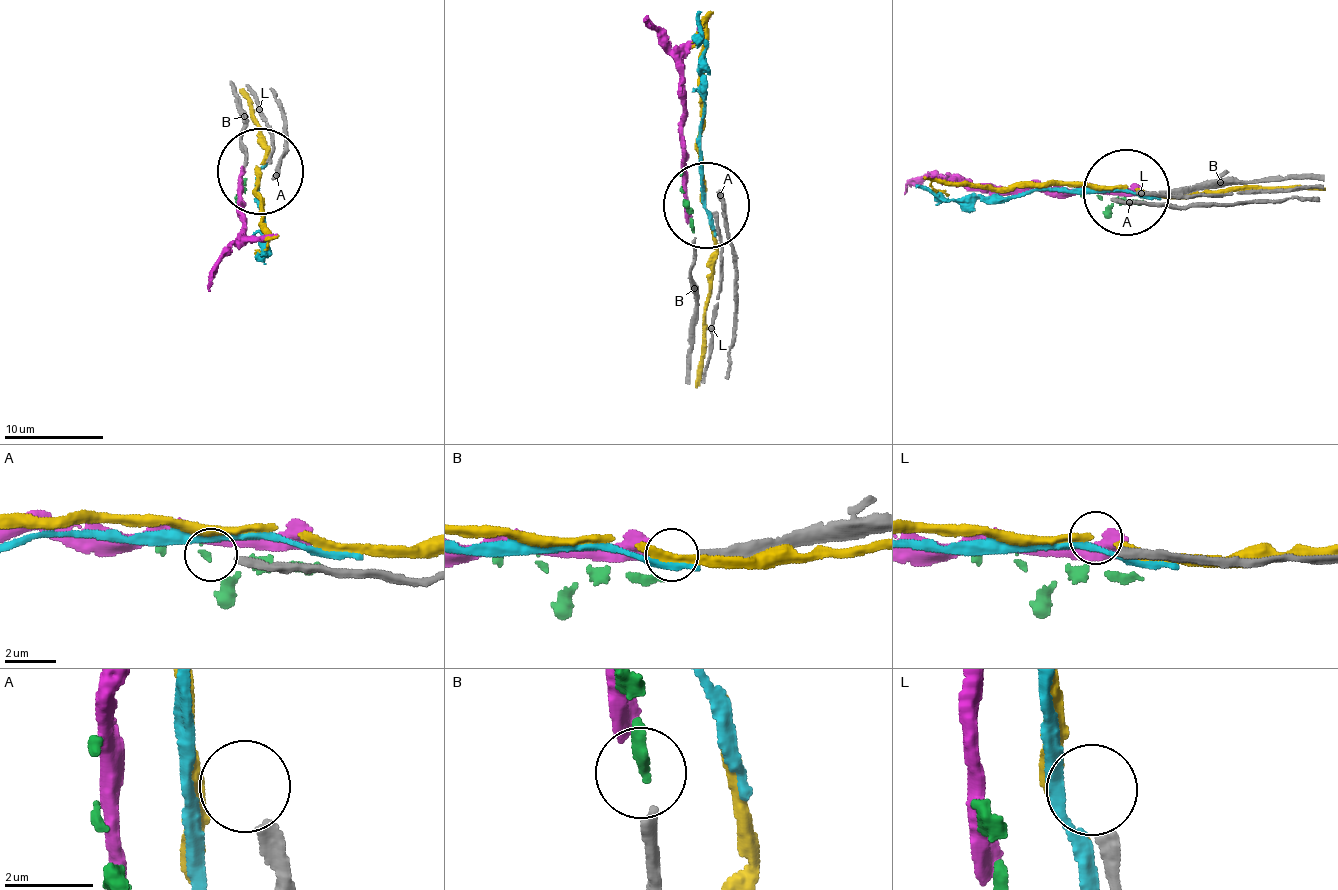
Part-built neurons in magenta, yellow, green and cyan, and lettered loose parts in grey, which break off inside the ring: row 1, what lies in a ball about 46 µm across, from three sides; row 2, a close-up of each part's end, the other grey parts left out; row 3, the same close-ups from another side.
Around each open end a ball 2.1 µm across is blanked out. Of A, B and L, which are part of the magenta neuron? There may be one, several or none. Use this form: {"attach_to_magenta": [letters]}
{"attach_to_magenta": ["B"]}

